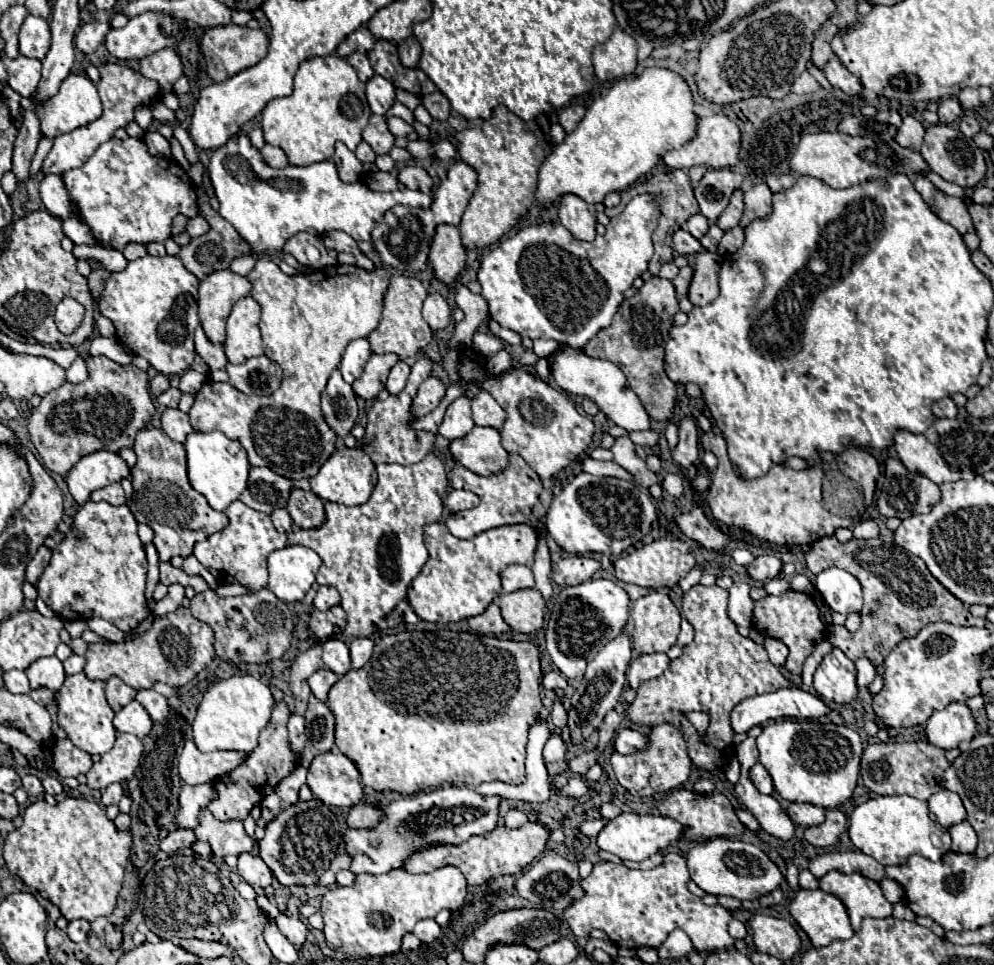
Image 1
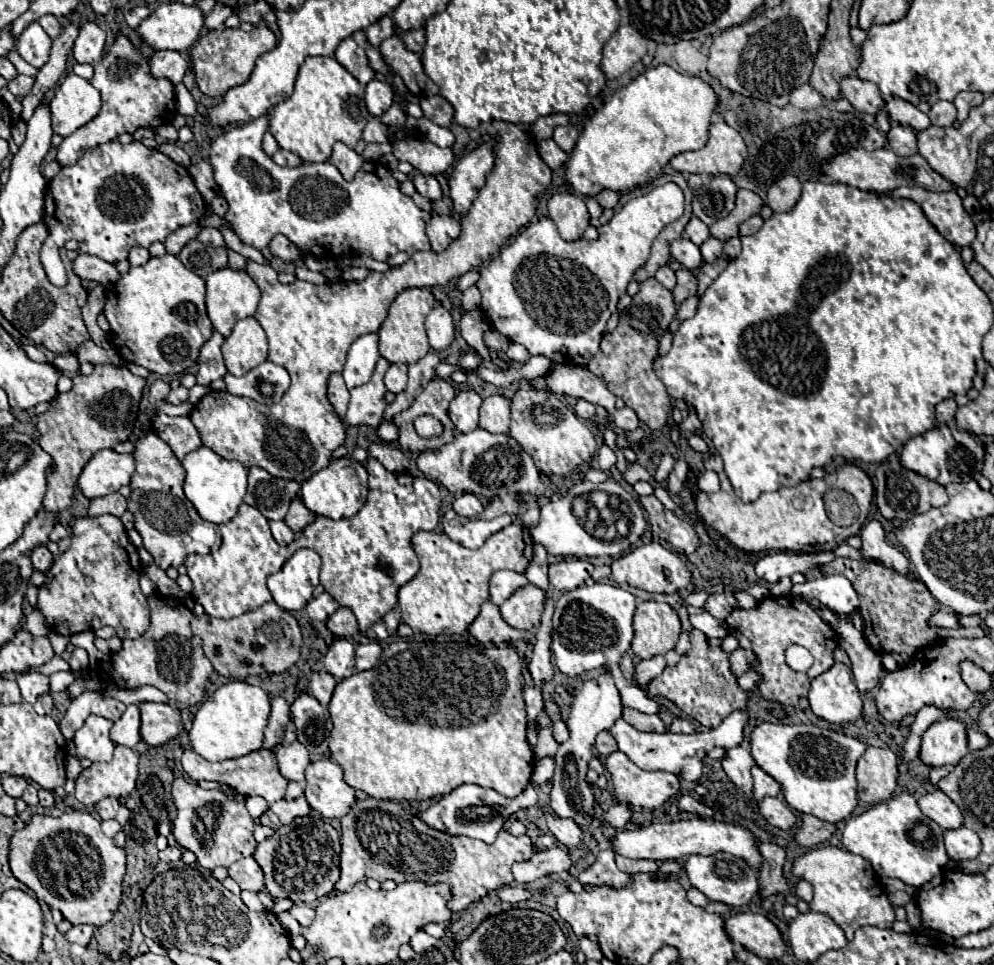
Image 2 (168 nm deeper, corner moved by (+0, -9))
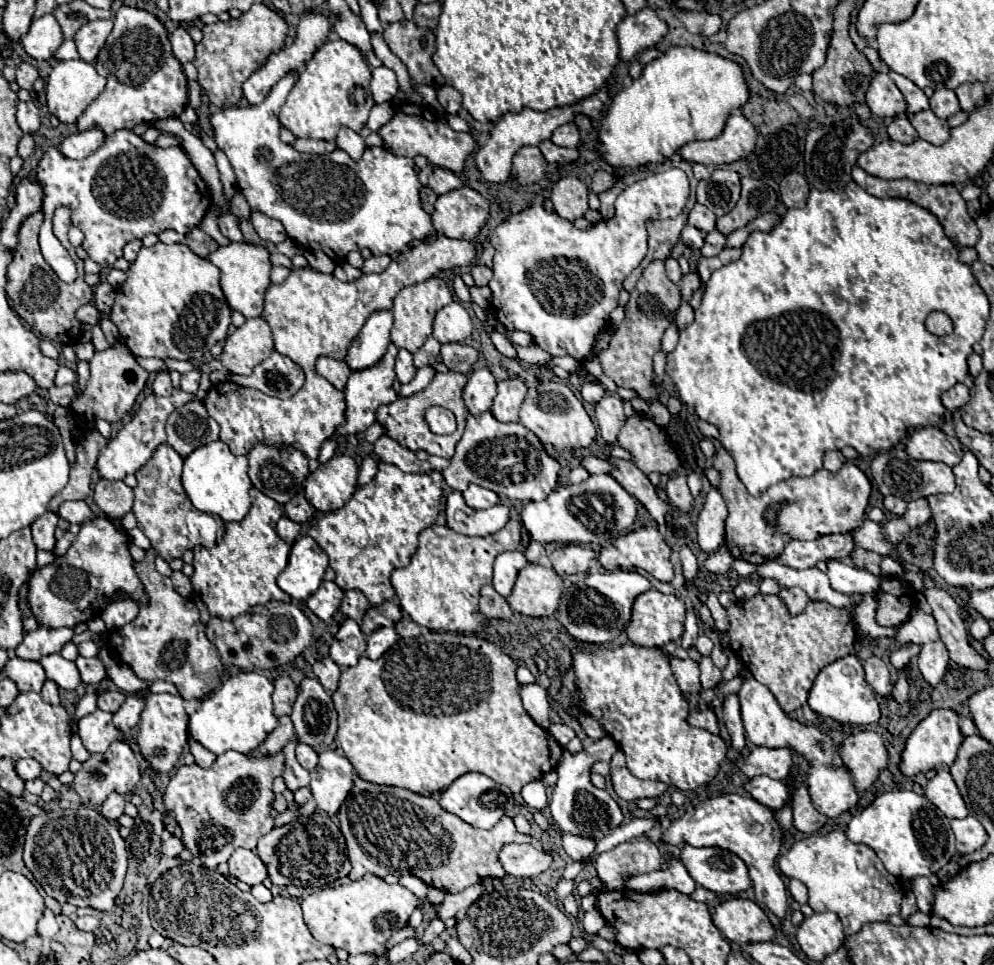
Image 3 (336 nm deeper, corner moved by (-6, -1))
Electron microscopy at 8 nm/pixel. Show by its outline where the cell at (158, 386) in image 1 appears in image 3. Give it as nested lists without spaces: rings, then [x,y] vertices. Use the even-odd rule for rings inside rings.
[[[157,372],[155,382],[153,382],[153,392],[157,396],[171,396],[173,384],[171,384],[171,378],[169,378],[169,372]]]

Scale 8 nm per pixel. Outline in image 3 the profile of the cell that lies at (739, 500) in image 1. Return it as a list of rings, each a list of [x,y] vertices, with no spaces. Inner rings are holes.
[[[719,448],[715,458],[713,458],[713,468],[719,472],[719,492],[727,504],[727,510],[729,510],[729,516],[725,520],[725,542],[727,542],[727,548],[729,552],[735,556],[735,558],[741,558],[741,560],[747,560],[747,562],[753,562],[753,564],[763,564],[765,558],[775,558],[781,548],[797,538],[797,540],[815,540],[819,536],[825,536],[825,534],[847,534],[855,528],[859,528],[865,520],[865,508],[869,504],[869,494],[871,494],[871,482],[869,478],[851,462],[845,462],[841,466],[839,472],[835,474],[829,474],[827,470],[817,470],[813,476],[809,478],[789,478],[789,480],[783,480],[775,486],[771,486],[763,496],[759,498],[753,498],[747,488],[743,486],[743,482],[739,480],[737,472],[735,472],[735,464],[731,460],[731,456],[727,454],[725,448]]]

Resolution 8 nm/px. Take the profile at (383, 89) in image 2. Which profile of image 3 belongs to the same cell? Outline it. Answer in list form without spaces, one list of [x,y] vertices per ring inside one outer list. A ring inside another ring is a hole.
[[[381,66],[381,68],[373,68],[373,78],[371,78],[371,94],[373,100],[377,104],[381,102],[391,102],[399,92],[397,80],[395,80],[395,72]]]

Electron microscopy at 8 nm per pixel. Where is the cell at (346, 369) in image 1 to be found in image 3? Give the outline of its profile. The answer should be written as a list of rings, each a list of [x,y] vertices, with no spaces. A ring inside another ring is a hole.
[[[389,310],[373,312],[367,318],[365,326],[357,334],[357,338],[351,342],[349,354],[345,358],[345,362],[349,364],[351,370],[371,368],[383,358],[383,354],[391,342],[391,338],[389,338],[391,326],[393,326],[393,316]]]

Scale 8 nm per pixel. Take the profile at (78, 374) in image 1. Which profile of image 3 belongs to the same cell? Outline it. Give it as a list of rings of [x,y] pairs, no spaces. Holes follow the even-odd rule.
[[[59,366],[57,370],[57,376],[55,376],[55,386],[65,386],[65,384],[73,384],[77,380],[75,372],[67,366]]]

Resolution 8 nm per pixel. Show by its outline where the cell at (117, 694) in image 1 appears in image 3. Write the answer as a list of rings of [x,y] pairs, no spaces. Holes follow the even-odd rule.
[[[107,690],[107,692],[103,692],[103,696],[99,698],[97,706],[99,706],[101,710],[105,710],[105,712],[117,712],[117,708],[123,704],[123,700],[125,700],[125,694],[123,694],[121,690]]]

